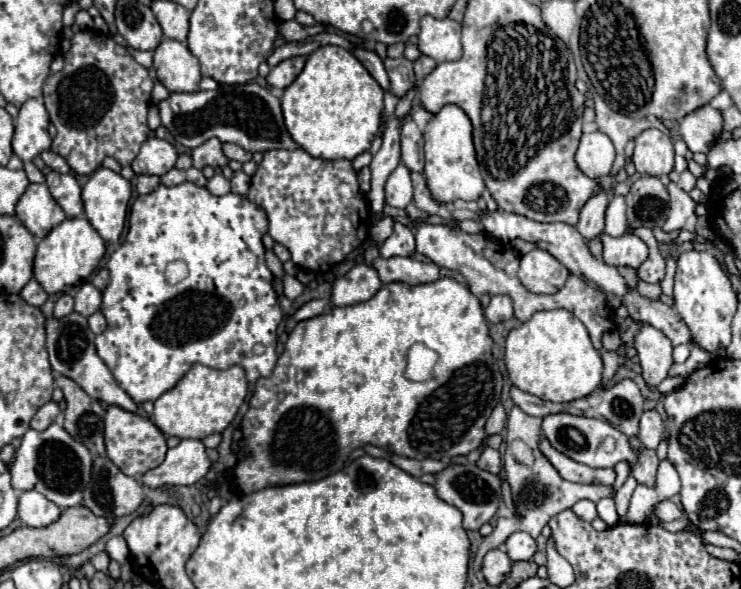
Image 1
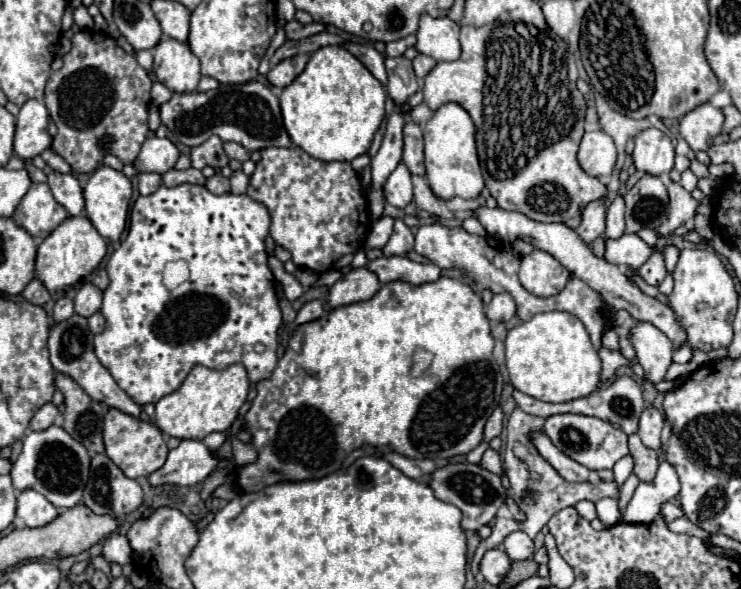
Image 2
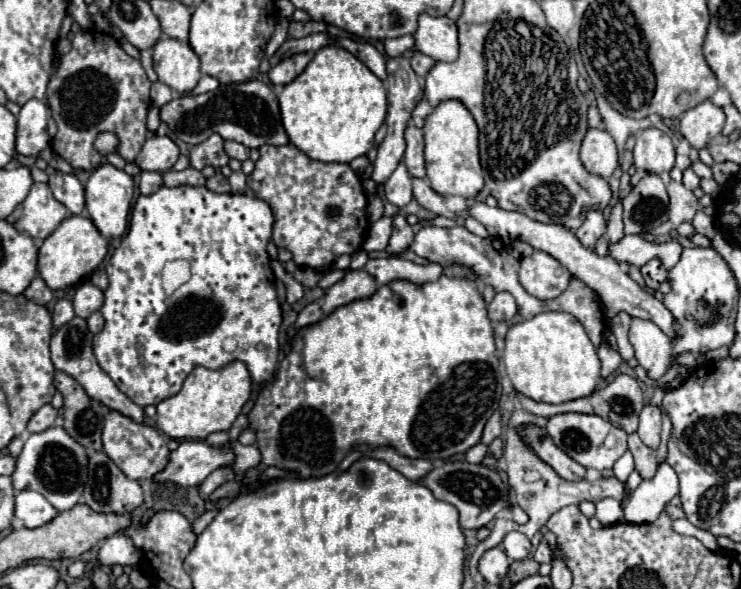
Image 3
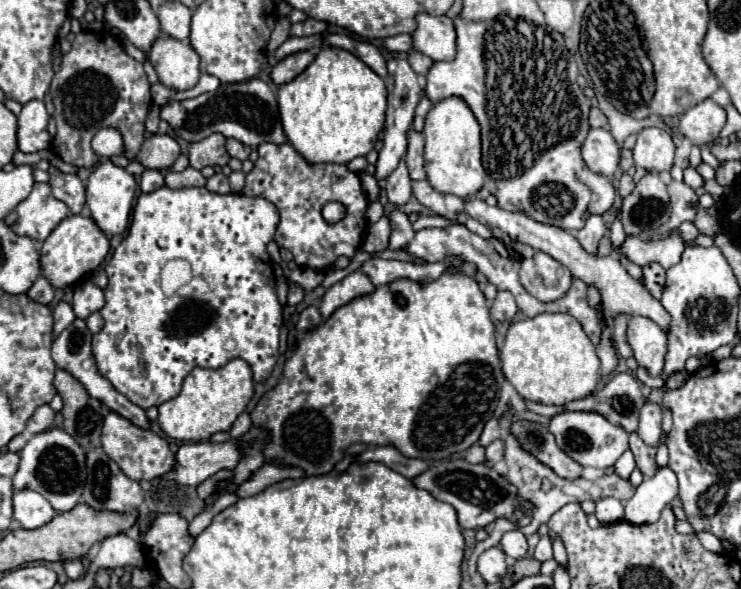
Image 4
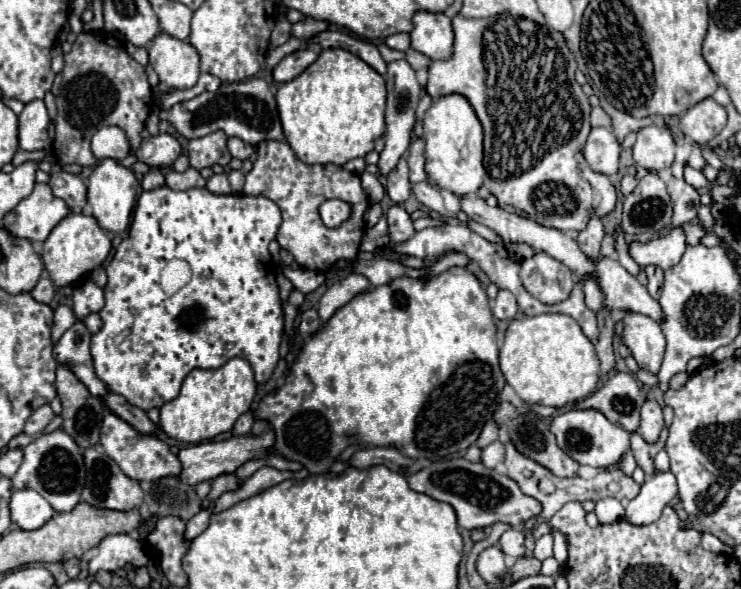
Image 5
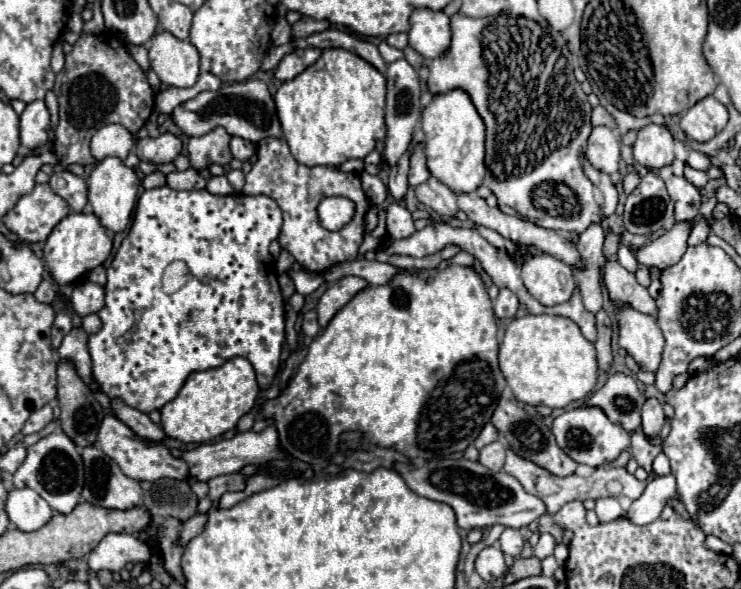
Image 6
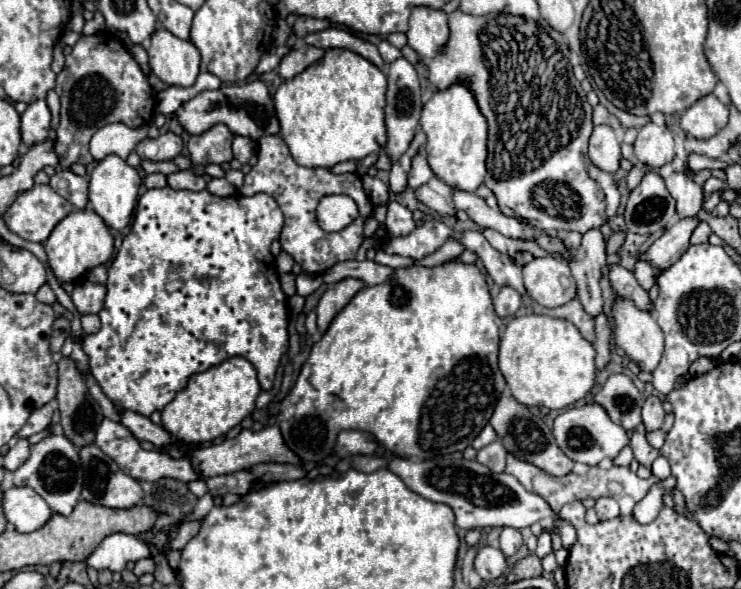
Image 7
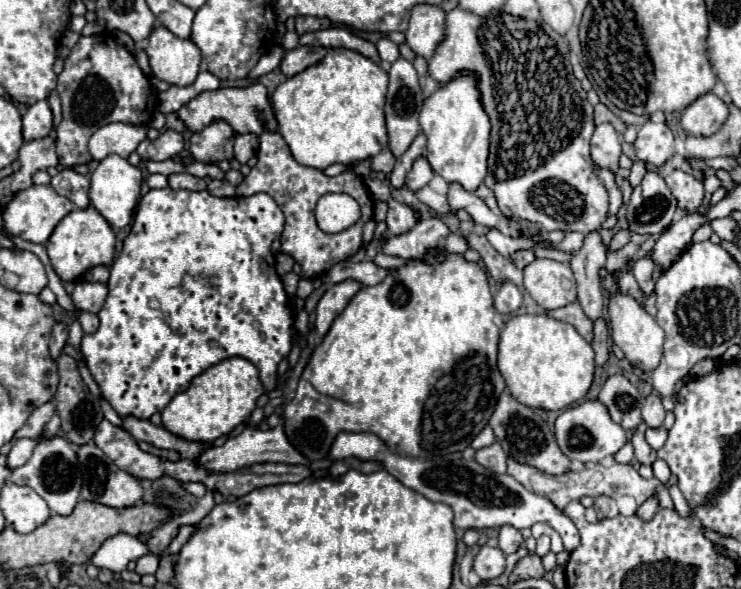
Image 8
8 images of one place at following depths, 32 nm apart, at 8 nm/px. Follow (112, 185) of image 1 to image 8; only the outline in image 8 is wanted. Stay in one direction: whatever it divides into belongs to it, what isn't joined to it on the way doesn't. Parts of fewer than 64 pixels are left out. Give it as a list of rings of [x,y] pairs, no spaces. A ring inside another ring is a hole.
[[[110,154],[104,160],[98,162],[96,170],[90,176],[90,204],[106,218],[106,222],[112,228],[126,228],[132,222],[138,198],[140,198],[140,184],[142,184],[142,172],[128,164],[118,154]]]

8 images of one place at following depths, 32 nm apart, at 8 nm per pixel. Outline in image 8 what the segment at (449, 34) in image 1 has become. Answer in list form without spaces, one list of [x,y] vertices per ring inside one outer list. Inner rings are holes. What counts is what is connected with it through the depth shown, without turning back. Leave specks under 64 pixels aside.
[[[418,4],[410,14],[406,44],[422,58],[430,60],[436,46],[446,38],[446,12],[438,6]]]

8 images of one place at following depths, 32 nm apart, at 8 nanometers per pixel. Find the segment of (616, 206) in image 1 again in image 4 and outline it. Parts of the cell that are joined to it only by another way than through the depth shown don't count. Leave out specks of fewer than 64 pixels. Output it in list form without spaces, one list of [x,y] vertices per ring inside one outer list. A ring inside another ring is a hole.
[[[616,214],[616,218],[612,220],[612,224],[610,224],[610,230],[608,230],[608,236],[610,236],[610,240],[612,240],[612,244],[614,244],[614,246],[616,246],[616,244],[622,244],[622,242],[624,242],[626,234],[624,234],[624,230],[622,230],[620,214]]]

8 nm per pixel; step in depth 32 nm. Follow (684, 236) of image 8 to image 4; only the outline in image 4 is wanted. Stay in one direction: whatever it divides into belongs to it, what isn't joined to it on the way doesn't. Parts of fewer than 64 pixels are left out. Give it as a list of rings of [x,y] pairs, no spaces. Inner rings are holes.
[[[672,232],[664,240],[640,240],[638,236],[628,236],[620,248],[614,248],[614,252],[618,256],[626,256],[638,266],[660,262],[668,270],[680,262],[680,256],[684,252],[684,240],[678,232]]]

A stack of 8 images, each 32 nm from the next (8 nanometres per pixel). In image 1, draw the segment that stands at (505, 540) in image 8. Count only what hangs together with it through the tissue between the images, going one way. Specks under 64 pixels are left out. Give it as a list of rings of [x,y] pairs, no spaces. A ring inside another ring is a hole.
[[[514,532],[506,540],[506,552],[514,562],[532,560],[532,556],[536,554],[536,540],[528,536],[528,532]]]

